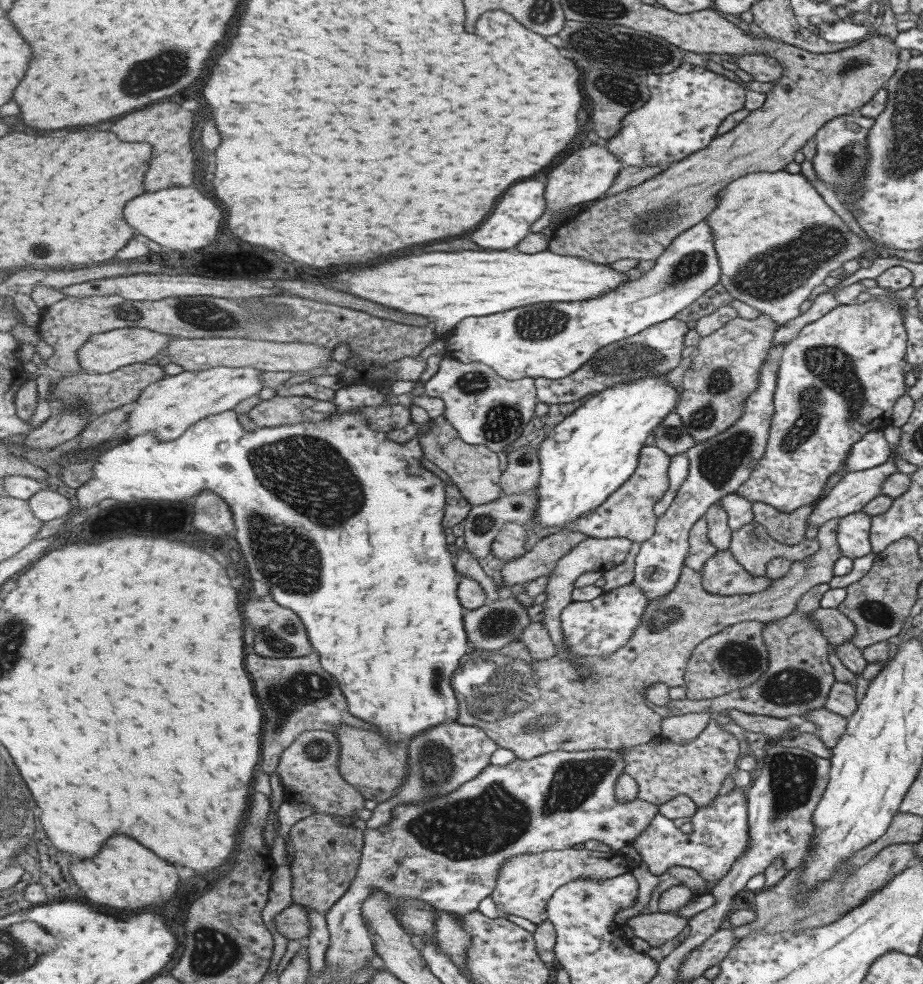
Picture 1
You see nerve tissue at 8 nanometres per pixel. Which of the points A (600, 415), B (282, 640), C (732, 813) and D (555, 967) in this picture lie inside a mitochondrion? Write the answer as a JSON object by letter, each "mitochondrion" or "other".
{"A":"other","B":"mitochondrion","C":"other","D":"other"}

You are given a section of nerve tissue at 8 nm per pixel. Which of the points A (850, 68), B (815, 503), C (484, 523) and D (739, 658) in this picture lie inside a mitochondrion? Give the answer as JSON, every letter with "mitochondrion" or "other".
{"A":"mitochondrion","B":"other","C":"mitochondrion","D":"mitochondrion"}

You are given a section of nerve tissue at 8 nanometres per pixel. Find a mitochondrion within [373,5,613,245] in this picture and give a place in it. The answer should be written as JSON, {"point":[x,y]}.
{"point":[579,37]}

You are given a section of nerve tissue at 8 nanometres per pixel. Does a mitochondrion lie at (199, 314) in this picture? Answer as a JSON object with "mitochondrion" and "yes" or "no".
{"mitochondrion":"yes"}

